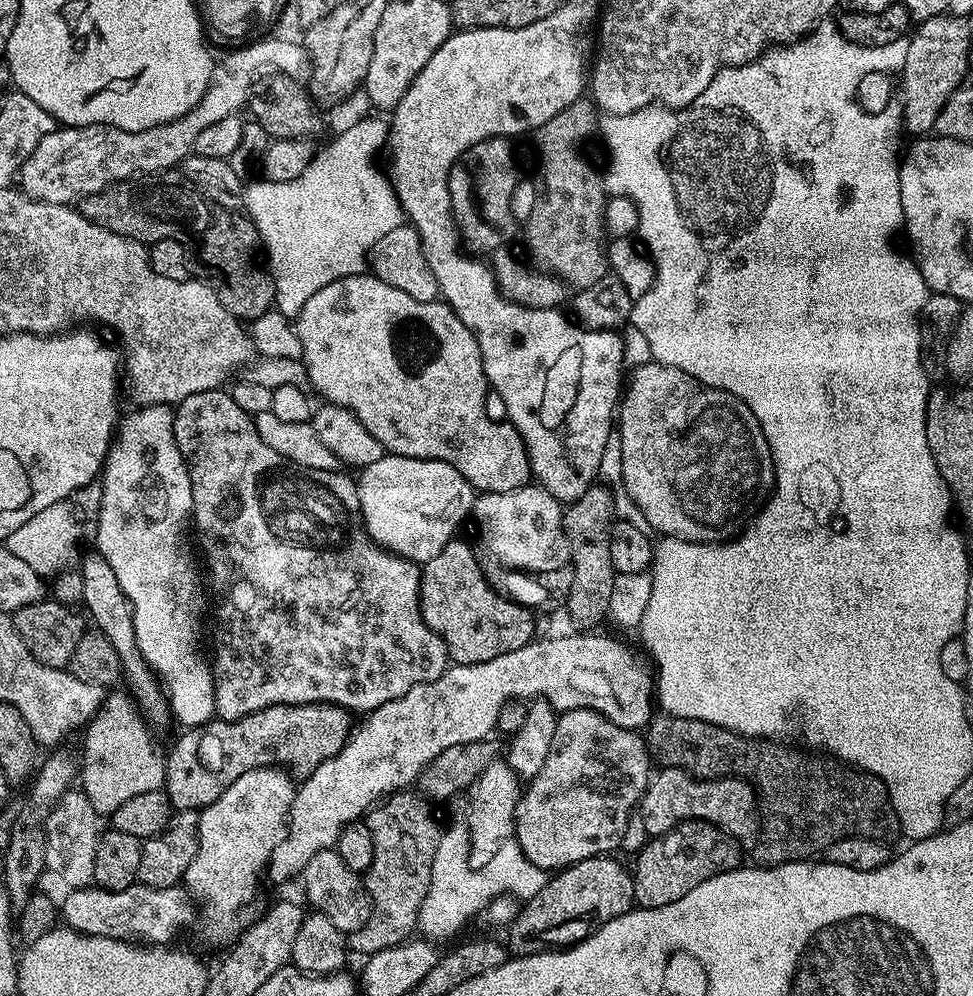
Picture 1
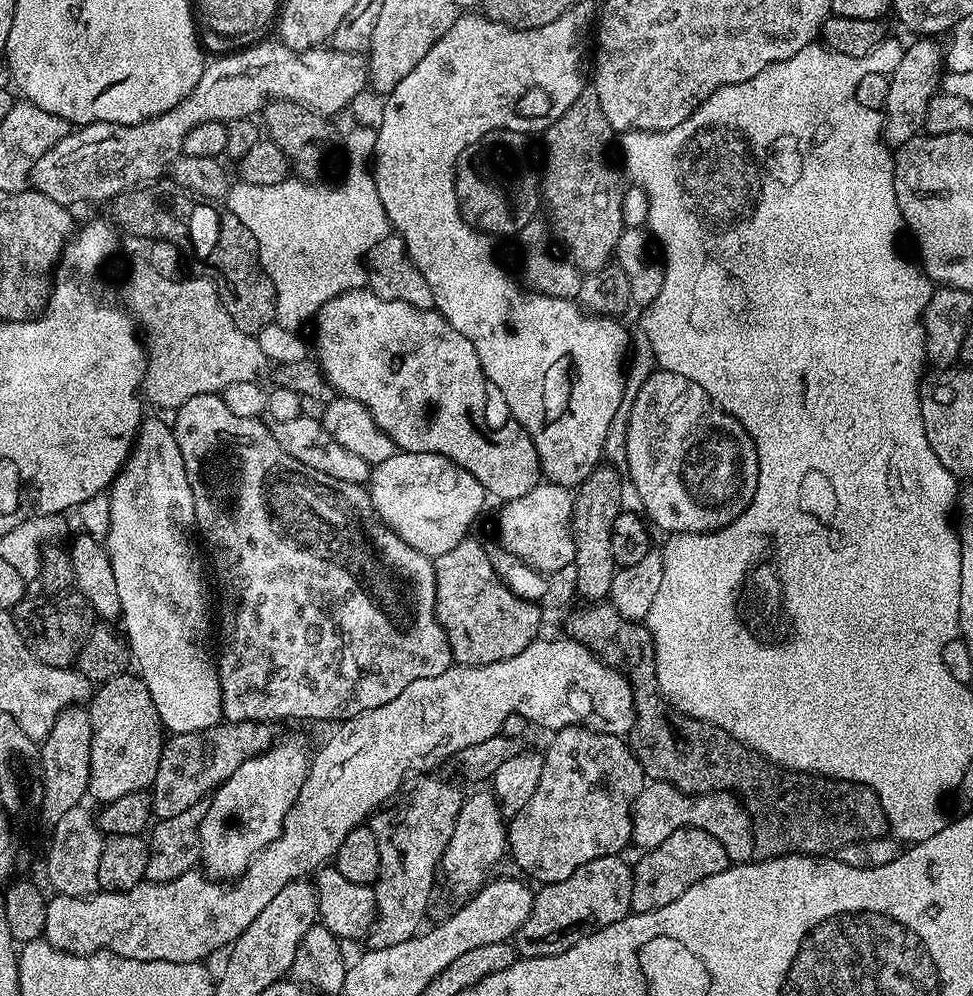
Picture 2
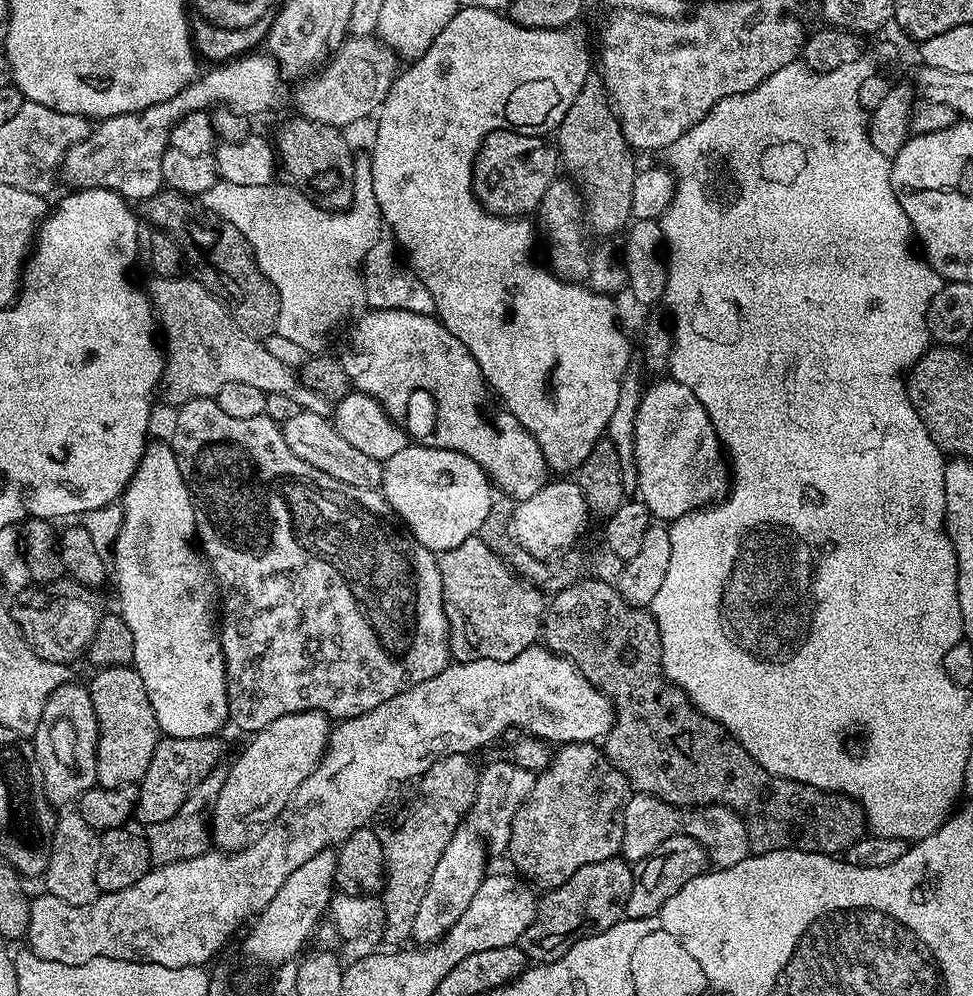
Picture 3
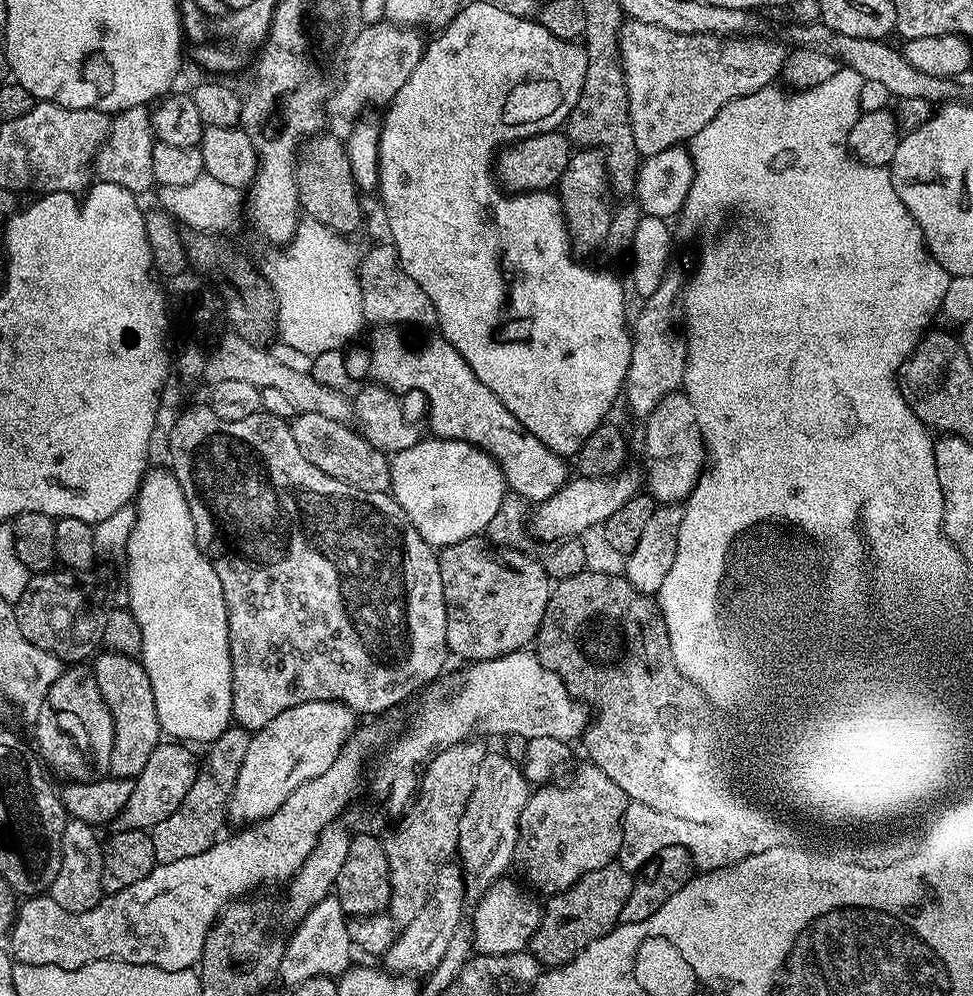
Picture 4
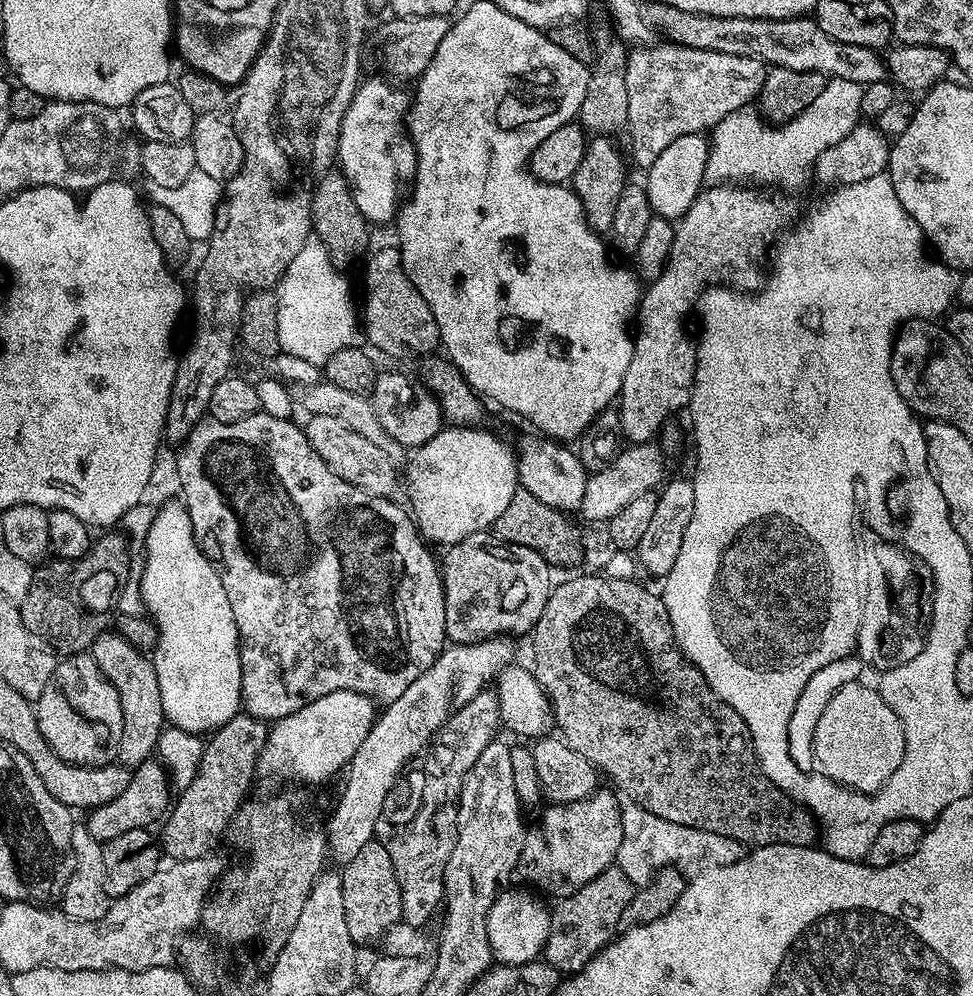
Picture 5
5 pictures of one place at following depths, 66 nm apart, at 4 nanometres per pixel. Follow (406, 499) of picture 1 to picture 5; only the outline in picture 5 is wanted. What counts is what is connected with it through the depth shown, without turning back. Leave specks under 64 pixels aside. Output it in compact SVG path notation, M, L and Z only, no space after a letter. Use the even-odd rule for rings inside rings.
M444 426L430 442L415 449L407 457L408 500L412 503L410 515L416 521L425 541L433 545L447 546L456 544L475 532L489 531L495 525L498 514L506 510L510 498L514 498L518 487L516 474L517 453L504 440L499 440L492 432L481 426Z

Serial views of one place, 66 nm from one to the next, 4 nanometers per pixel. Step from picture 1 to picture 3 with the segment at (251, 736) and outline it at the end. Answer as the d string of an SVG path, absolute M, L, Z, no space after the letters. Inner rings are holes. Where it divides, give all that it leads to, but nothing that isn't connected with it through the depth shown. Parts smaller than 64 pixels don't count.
M219 735L202 738L174 738L164 736L154 750L154 758L150 758L150 766L140 779L136 794L135 819L141 820L144 826L158 822L166 822L166 818L174 818L186 802L194 786L198 786L206 774L221 767L220 759L224 756L224 744Z

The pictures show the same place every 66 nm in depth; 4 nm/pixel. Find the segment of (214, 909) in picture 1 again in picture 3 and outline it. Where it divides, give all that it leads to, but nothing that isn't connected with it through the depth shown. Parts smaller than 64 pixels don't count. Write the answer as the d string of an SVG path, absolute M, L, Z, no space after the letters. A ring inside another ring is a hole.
M323 712L286 714L255 733L232 769L227 769L222 794L218 794L218 802L212 807L211 843L220 850L247 848L254 833L275 820L294 790L316 769L324 757L329 735L330 720Z

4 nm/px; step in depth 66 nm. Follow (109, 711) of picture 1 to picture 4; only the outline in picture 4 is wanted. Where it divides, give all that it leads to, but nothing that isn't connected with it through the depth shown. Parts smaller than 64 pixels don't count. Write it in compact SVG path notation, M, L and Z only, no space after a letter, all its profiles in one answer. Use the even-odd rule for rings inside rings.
M104 650L95 660L94 675L98 690L114 722L114 748L110 750L108 770L113 776L130 780L140 773L142 766L146 766L150 754L154 754L162 742L158 710L154 706L154 690L150 690L150 678L146 678L144 665L137 657Z

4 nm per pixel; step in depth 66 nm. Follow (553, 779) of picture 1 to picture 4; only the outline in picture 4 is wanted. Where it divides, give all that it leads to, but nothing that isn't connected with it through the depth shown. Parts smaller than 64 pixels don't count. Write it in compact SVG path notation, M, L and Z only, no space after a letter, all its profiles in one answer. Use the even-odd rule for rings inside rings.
M584 762L584 765L580 769L575 769L574 775L567 781L569 782L565 788L556 788L560 786L540 786L535 789L529 795L526 806L522 810L522 818L518 818L518 842L514 846L514 858L512 863L515 871L520 871L538 891L544 892L545 897L555 896L557 892L564 892L570 886L574 886L574 882L578 882L578 878L582 878L586 874L590 874L590 870L598 870L602 866L613 863L619 857L620 847L622 846L622 822L624 821L624 815L629 806L628 795L624 793L619 786L617 786L613 780L606 778L606 774L602 774L602 770L598 770L598 766L591 762Z

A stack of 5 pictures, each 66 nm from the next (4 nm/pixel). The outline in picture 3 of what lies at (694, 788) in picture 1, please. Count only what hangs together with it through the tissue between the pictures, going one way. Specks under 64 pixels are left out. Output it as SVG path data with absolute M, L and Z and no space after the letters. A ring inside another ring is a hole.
M636 792L629 798L624 811L624 833L620 847L623 859L629 862L642 861L671 836L694 838L708 853L709 861L716 868L733 868L750 855L744 820L731 807L724 804L677 806L657 796L648 796L645 792Z

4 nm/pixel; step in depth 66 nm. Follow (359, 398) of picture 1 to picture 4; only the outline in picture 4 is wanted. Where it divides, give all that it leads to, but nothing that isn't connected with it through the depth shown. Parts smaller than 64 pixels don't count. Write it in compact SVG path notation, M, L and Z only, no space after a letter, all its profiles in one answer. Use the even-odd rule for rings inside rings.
M380 326L373 332L376 333L372 336L371 379L397 394L412 391L424 392L429 406L432 407L431 435L433 437L442 440L465 440L475 448L481 448L487 456L496 459L507 487L526 501L540 503L558 494L558 490L562 490L562 486L568 483L569 461L554 450L547 448L542 442L538 442L538 438L534 438L534 434L530 434L530 430L526 430L526 426L522 426L522 422L518 422L518 418L514 418L514 414L506 410L506 406L502 406L499 398L489 388L482 386L482 382L478 382L478 374L474 374L474 370L462 358L462 354L458 354L458 350L454 350L454 346L450 346L450 342L443 336L433 334L429 340L424 340L419 344L416 340L407 340L400 333L403 331L396 326Z

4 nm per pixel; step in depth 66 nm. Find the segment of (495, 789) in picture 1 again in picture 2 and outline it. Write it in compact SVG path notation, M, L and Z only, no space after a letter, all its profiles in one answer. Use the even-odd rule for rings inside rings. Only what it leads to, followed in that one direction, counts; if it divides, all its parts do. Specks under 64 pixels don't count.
M488 790L469 795L464 805L460 807L454 834L450 834L450 842L440 859L439 871L442 873L442 880L456 892L466 892L465 894L476 892L489 879L488 871L503 856L505 859L507 846L506 816L495 795Z

